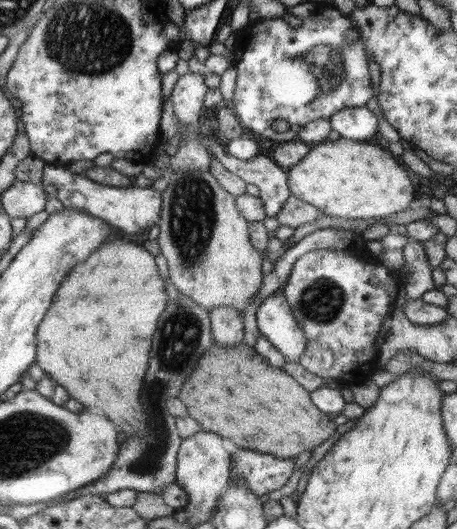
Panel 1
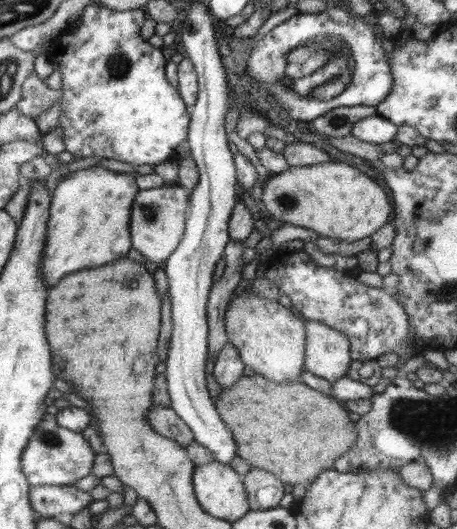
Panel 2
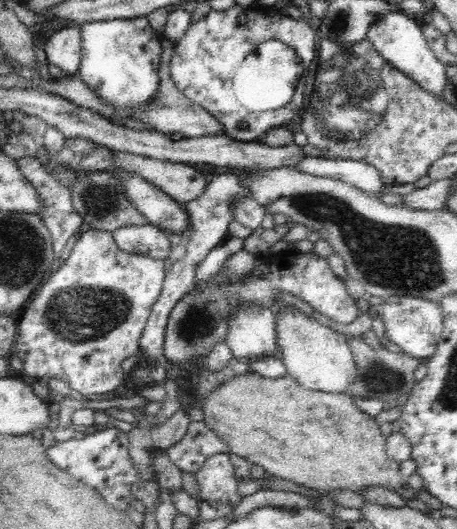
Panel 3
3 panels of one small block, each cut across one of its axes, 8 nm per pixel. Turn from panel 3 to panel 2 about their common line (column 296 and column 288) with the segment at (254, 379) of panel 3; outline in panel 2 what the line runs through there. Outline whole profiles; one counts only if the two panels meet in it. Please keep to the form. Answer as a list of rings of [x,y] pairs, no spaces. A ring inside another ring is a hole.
[[[255,374],[238,379],[232,386],[222,386],[221,391],[215,408],[232,431],[237,455],[250,467],[270,472],[284,484],[308,485],[314,482],[320,473],[331,470],[336,460],[357,441],[355,422],[348,417],[349,411],[341,402],[301,381],[278,384]]]

